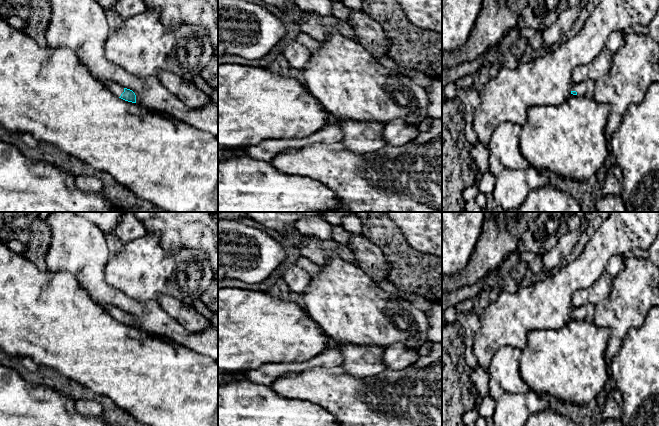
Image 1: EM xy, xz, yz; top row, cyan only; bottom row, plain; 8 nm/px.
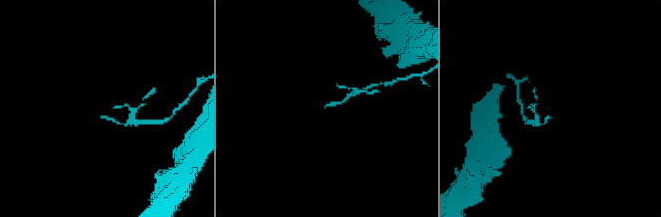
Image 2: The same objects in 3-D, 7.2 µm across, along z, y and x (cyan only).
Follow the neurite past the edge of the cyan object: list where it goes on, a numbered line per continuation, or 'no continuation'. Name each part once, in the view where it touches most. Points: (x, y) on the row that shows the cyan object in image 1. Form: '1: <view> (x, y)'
1: xy (115, 88)

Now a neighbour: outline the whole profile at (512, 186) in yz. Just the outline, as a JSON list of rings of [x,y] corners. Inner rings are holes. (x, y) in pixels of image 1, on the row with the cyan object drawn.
[[[532,166],[527,169],[504,169],[496,177],[492,195],[500,212],[516,209],[527,195],[540,187],[549,186],[550,177],[545,171]]]

